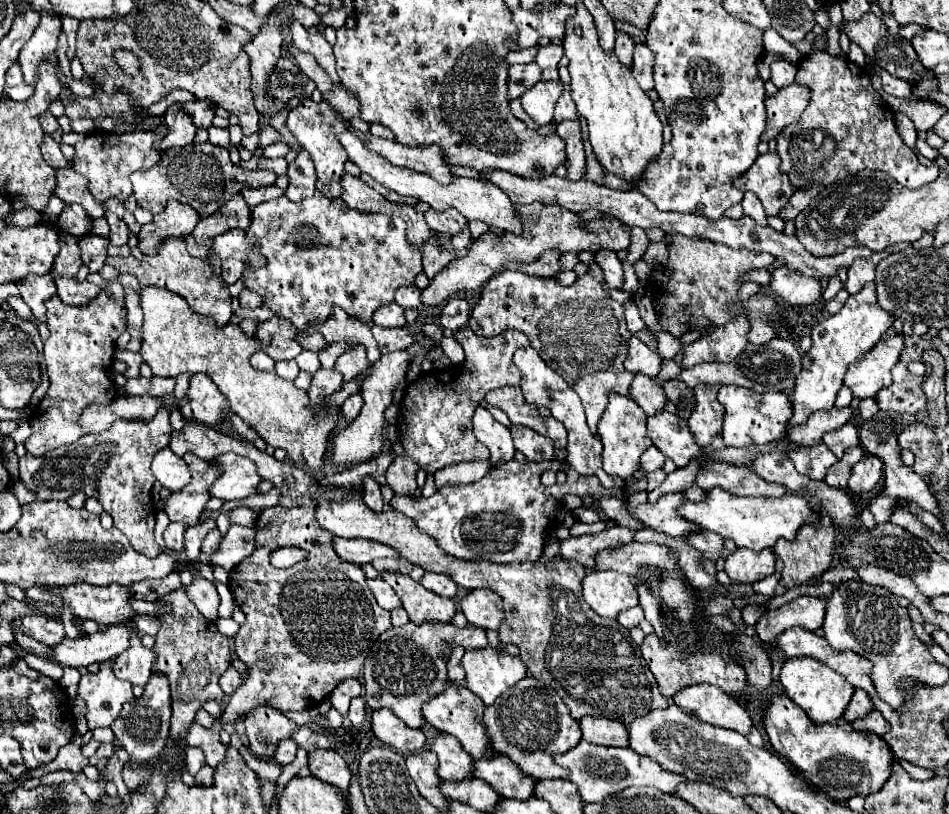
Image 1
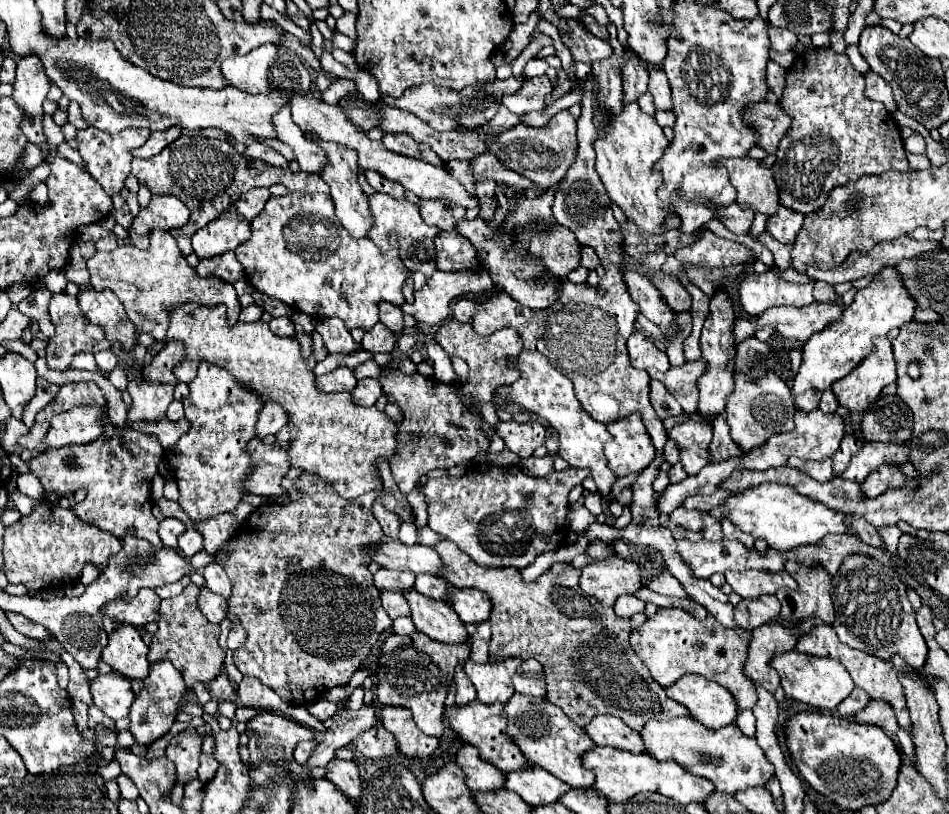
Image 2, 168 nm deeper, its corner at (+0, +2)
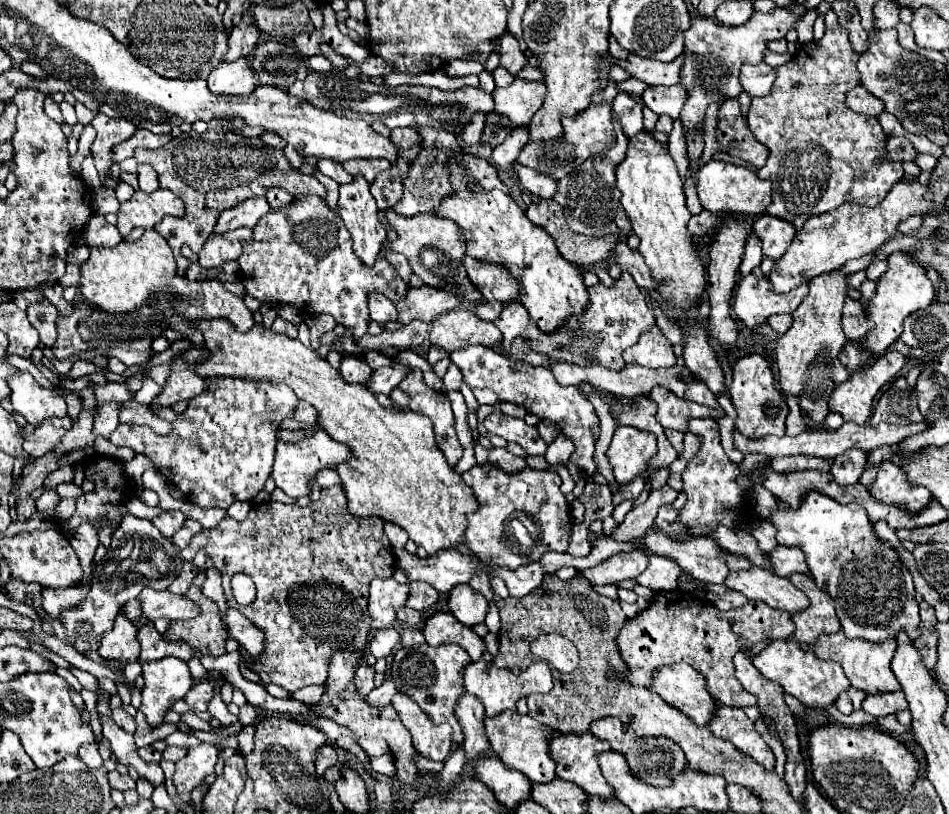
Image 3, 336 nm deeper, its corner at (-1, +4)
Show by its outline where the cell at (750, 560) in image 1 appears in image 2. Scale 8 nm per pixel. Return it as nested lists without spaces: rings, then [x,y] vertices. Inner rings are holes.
[[[742,571],[742,573],[726,573],[726,581],[732,589],[744,599],[758,599],[760,595],[774,595],[778,589],[798,589],[798,583],[784,573],[768,573],[768,571]]]

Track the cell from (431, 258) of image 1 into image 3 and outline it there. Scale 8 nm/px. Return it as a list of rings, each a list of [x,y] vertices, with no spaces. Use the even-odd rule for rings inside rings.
[[[463,257],[463,265],[469,281],[483,295],[485,301],[507,303],[517,297],[517,281],[501,267],[489,267],[489,263],[477,263],[477,259]]]

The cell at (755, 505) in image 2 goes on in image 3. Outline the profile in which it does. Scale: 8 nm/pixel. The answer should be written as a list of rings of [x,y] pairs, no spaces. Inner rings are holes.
[[[809,491],[797,509],[791,509],[787,501],[777,499],[777,509],[767,517],[777,529],[777,543],[785,547],[801,547],[807,555],[807,565],[813,573],[817,587],[827,591],[837,605],[837,619],[841,629],[849,639],[865,639],[871,643],[883,643],[889,637],[897,637],[899,631],[905,631],[911,641],[915,641],[919,633],[919,605],[915,601],[915,587],[909,569],[899,561],[897,553],[889,547],[881,547],[877,543],[877,535],[873,533],[873,525],[869,525],[867,513],[861,505],[841,505],[831,497]]]

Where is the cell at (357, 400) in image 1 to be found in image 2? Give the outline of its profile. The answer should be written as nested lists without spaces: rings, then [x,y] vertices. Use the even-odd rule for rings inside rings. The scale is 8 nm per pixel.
[[[366,377],[366,379],[360,379],[356,389],[352,391],[352,399],[356,405],[362,405],[362,407],[370,407],[376,403],[376,399],[382,395],[382,385],[378,379],[372,379],[372,377]]]

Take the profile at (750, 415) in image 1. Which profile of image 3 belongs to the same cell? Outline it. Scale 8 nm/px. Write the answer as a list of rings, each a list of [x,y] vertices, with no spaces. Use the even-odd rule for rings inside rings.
[[[747,355],[737,359],[731,369],[733,369],[733,383],[729,387],[729,397],[737,409],[735,429],[749,439],[765,439],[769,435],[783,437],[789,407],[785,403],[785,395],[775,383],[775,375],[769,363],[761,355]]]

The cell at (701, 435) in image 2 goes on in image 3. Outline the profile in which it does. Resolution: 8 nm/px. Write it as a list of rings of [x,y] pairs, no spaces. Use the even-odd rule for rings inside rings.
[[[705,417],[705,419],[689,419],[689,431],[695,433],[701,439],[701,447],[697,455],[687,463],[683,471],[683,491],[687,493],[687,503],[679,511],[679,521],[689,527],[691,535],[701,535],[709,531],[709,527],[721,523],[727,527],[737,527],[747,518],[748,503],[745,503],[745,491],[739,489],[735,479],[741,475],[737,465],[727,459],[721,447],[719,439],[719,427],[717,421]],[[745,505],[745,506],[743,506]],[[745,509],[745,515],[743,515]]]

